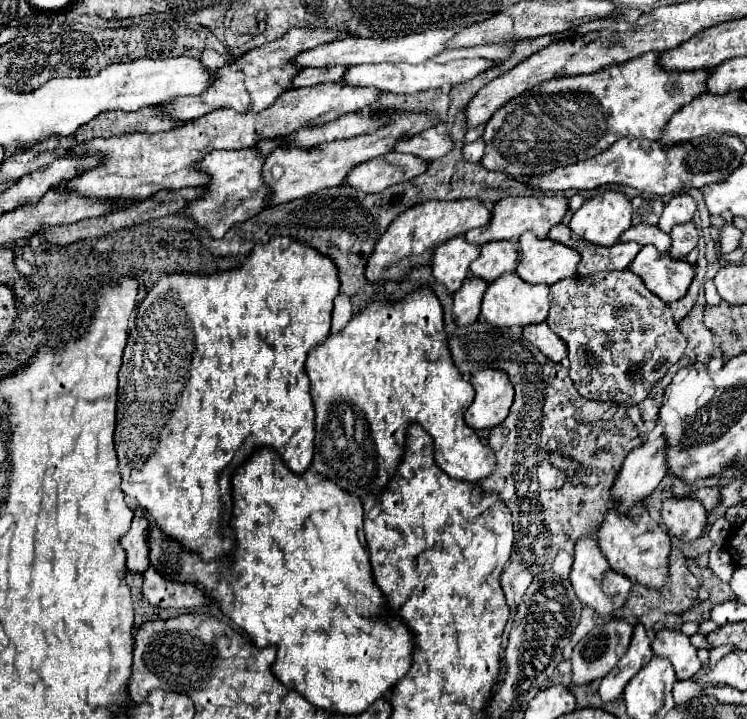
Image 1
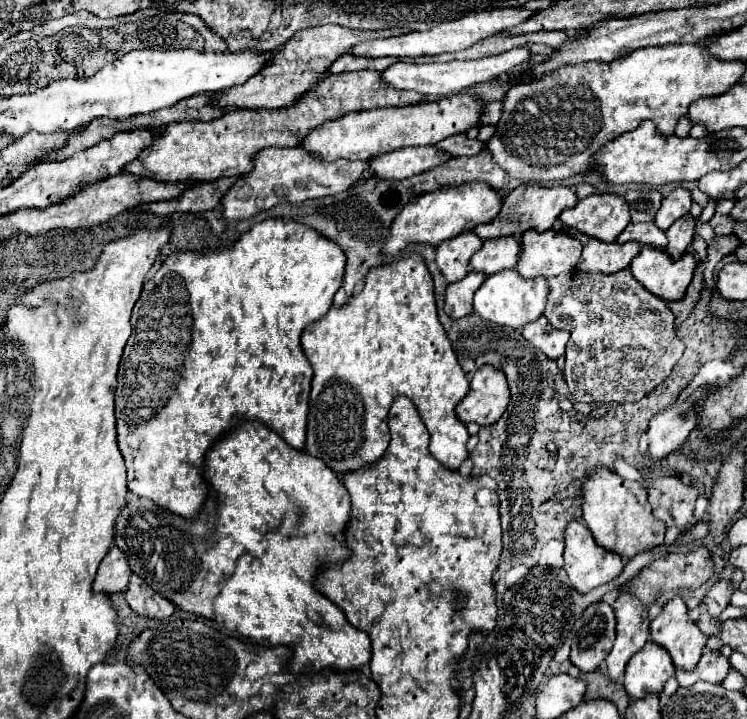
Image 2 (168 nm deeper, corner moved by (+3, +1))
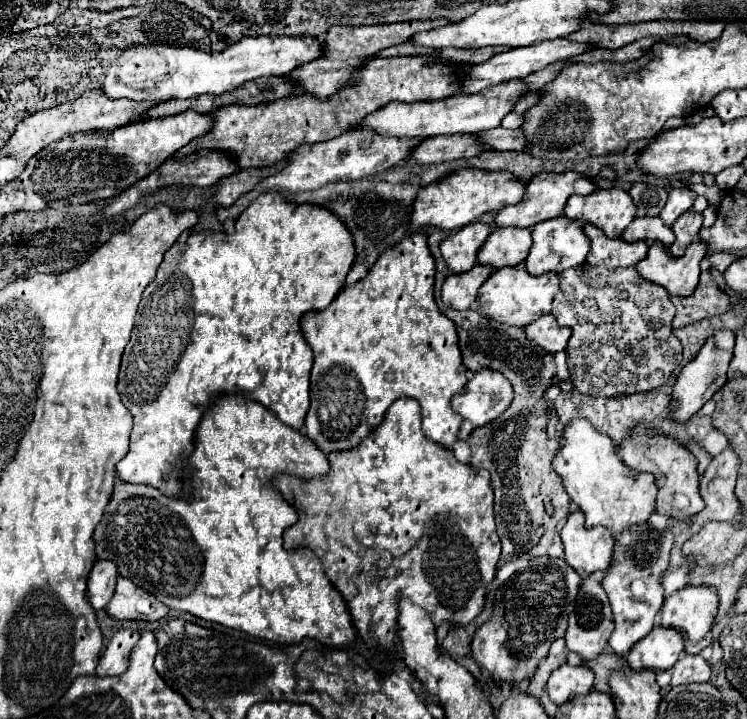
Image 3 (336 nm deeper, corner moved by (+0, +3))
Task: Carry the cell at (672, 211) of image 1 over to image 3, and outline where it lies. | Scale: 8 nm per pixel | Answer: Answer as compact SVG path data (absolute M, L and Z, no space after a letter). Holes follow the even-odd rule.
M672 188L670 196L668 196L668 202L660 212L662 222L666 226L672 226L678 220L680 214L684 214L686 210L692 208L694 198L696 198L696 194L692 190L688 190L688 188Z

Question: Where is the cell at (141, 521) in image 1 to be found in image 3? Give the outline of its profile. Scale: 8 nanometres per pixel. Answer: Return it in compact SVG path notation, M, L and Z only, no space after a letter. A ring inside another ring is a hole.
M98 560L88 576L88 602L94 610L106 608L110 598L114 596L118 580L118 566L112 560Z

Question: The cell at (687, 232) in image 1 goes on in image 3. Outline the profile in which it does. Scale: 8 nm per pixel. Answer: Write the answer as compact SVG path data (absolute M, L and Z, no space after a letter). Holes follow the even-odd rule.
M694 210L684 212L672 226L672 232L676 234L676 242L670 246L670 252L674 256L682 256L686 246L692 244L694 240L698 240L700 226L702 226L702 214L694 212Z

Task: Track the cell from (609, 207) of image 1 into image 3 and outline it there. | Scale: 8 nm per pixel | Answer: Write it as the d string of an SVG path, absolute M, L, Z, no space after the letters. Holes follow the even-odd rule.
M598 188L584 198L568 198L564 214L572 220L604 230L606 236L620 238L624 228L628 228L628 224L636 218L636 208L630 194L622 188Z

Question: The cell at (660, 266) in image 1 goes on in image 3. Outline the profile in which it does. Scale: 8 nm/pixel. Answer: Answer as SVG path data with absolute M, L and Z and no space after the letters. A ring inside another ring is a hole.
M654 242L648 256L636 264L636 270L644 280L666 288L672 296L690 296L698 284L700 260L704 256L704 242L692 242L682 258L674 258L664 244Z

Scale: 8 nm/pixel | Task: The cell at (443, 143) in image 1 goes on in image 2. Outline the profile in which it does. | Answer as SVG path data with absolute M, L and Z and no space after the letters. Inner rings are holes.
M455 134L437 144L437 148L449 152L451 156L475 156L485 150L485 142L479 138L469 138L467 134Z

